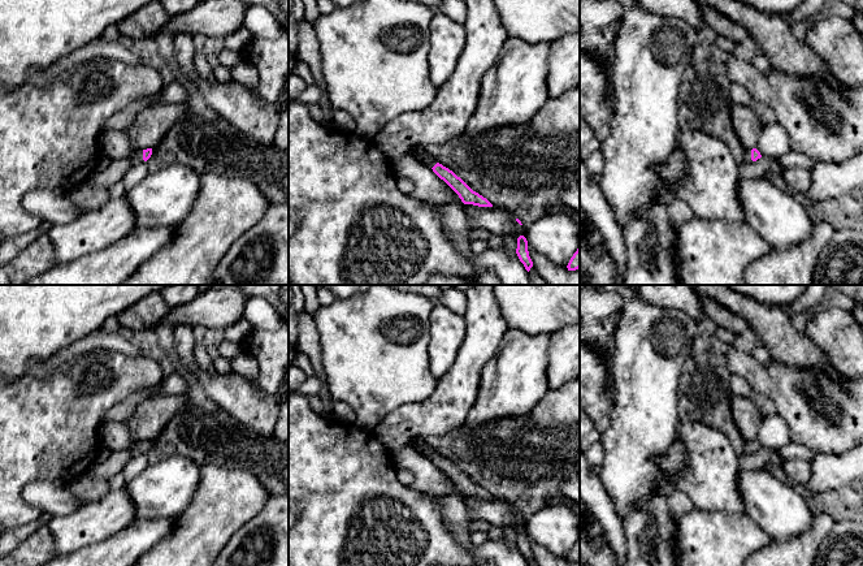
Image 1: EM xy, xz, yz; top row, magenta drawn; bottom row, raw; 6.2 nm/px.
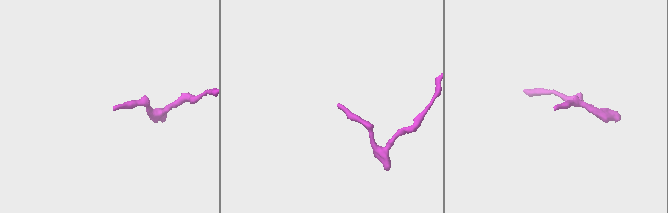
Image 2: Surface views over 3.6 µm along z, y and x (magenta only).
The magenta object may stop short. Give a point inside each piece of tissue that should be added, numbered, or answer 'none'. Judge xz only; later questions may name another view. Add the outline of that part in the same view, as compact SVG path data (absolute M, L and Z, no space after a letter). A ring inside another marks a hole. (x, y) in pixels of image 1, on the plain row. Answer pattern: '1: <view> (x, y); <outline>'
1: xz (419, 444); M412 438L409 445L412 448L416 448L422 455L428 457L429 459L433 459L437 453L425 444L424 438Z

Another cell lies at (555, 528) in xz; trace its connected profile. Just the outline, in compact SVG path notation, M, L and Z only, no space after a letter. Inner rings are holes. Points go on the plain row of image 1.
M546 505L525 519L528 536L550 553L567 558L580 539L577 518L564 505Z

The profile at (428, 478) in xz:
M406 445L390 453L396 468L409 470L415 475L413 487L416 491L437 496L452 494L452 480L416 448Z

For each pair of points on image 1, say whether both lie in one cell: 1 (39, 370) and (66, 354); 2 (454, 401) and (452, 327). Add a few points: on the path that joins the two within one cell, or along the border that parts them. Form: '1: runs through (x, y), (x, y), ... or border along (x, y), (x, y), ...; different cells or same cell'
1: runs through (46, 367), (60, 358); same cell
2: border along (464, 333), (464, 340), (454, 363), (438, 379); different cells

